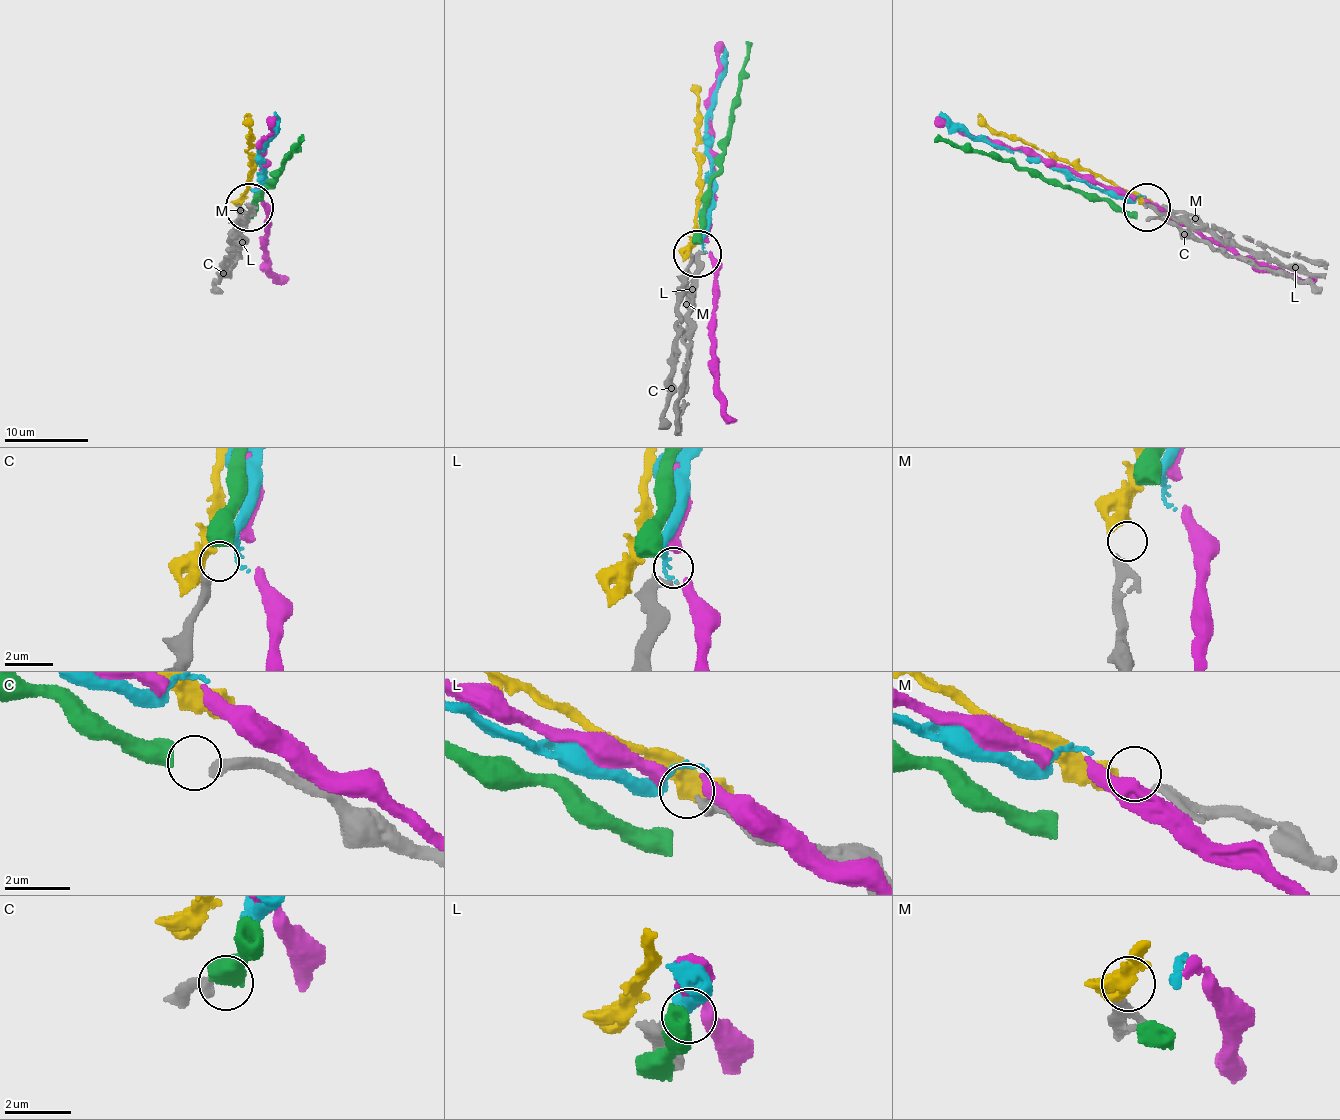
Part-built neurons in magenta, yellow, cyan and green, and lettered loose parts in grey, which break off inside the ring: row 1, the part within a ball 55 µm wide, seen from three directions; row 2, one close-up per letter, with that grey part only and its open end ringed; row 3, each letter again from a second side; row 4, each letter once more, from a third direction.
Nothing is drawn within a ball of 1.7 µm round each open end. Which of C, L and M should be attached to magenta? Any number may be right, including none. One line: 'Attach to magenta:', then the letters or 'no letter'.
Attach to magenta: no letter

